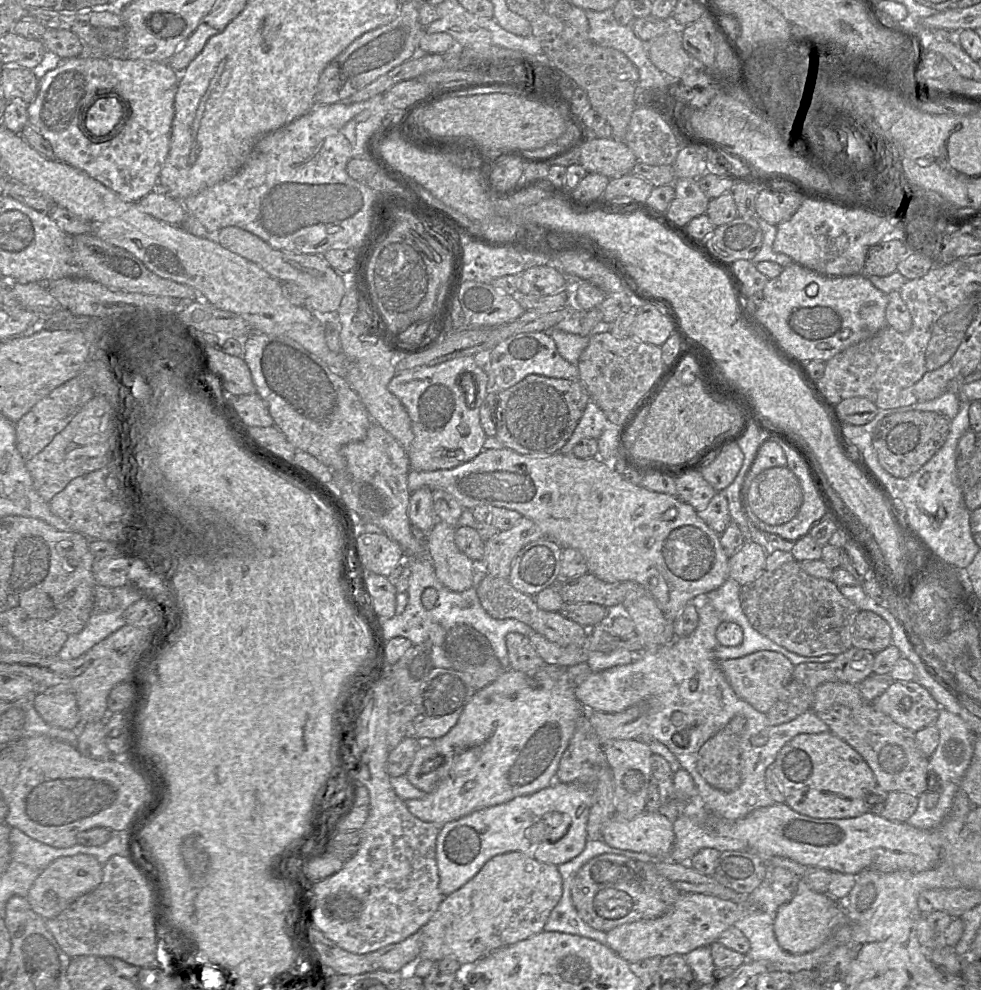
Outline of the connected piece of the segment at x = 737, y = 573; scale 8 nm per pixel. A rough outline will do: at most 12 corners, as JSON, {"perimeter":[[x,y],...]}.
{"perimeter":[[745,541],[729,559],[730,578],[741,586],[763,571],[767,553]]}

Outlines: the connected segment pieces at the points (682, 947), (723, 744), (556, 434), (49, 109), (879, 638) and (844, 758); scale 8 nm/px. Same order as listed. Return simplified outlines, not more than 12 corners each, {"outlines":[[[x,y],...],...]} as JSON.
{"outlines":[[[681,893],[654,919],[606,932],[629,963],[717,942],[743,917],[730,900]],[[742,715],[699,749],[697,770],[716,789],[741,784]],[[531,374],[498,393],[495,437],[558,453],[590,396]],[[80,55],[28,124],[127,202],[158,183],[179,73]],[[859,610],[852,646],[876,654],[891,644],[889,624]],[[833,733],[799,734],[771,764],[785,803],[858,817],[877,785]]]}

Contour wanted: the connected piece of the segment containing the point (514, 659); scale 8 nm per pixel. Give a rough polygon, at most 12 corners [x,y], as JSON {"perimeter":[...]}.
{"perimeter":[[527,636],[505,637],[510,669],[534,674],[545,663]]}

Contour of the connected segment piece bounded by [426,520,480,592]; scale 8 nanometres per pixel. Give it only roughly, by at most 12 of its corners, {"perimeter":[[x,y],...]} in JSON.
{"perimeter":[[438,520],[426,550],[453,592],[476,585],[479,566],[457,548],[455,528]]}

